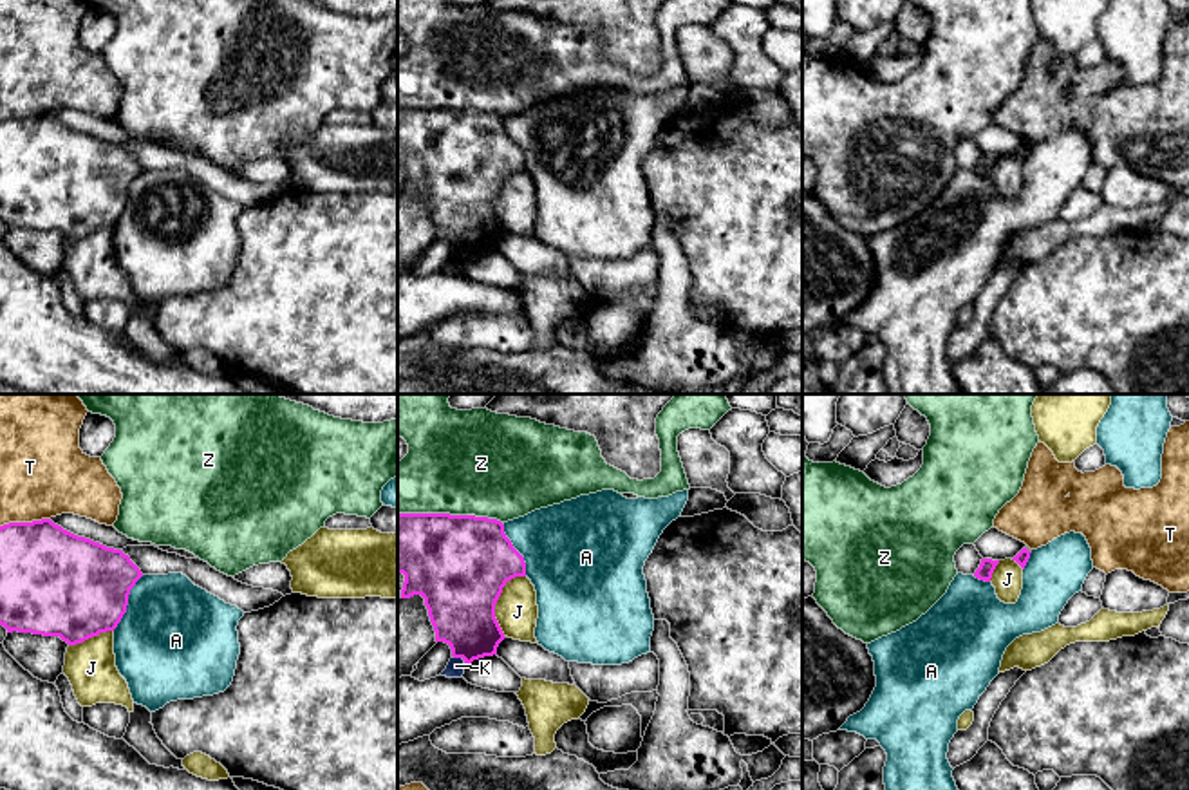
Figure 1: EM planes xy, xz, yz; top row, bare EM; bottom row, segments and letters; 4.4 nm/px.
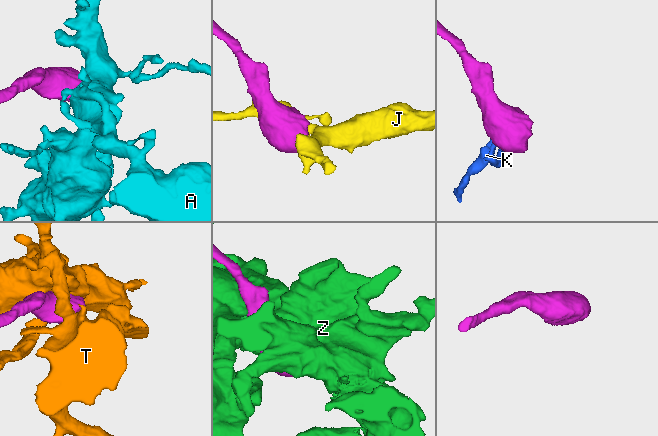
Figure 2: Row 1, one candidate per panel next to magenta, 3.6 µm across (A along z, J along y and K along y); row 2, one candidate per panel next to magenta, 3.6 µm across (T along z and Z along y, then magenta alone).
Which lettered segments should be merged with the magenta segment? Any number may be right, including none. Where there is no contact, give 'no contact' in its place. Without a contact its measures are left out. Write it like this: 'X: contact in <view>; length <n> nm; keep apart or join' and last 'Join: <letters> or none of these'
A: contact in xy; length 280 nm; keep apart
J: contact in xz; length 300 nm; join
K: contact in xz; length 80 nm; keep apart
T: contact in xy; length 220 nm; keep apart
Z: contact in xz; length 460 nm; keep apart
Join: J

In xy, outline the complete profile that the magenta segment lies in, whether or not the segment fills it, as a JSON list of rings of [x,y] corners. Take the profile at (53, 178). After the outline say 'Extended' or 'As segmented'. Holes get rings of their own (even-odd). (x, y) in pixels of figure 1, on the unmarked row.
[[[51,114],[0,121],[0,221],[7,228],[60,231],[76,240],[114,226],[141,172],[121,145],[78,132]]]. As segmented

